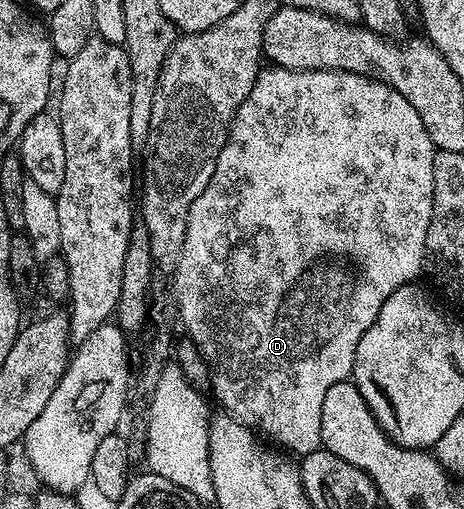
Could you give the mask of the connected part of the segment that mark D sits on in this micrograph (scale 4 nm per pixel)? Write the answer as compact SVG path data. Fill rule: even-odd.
M276 61L272 65L256 67L252 80L250 97L242 101L235 121L224 131L224 140L212 159L210 183L204 183L206 187L200 188L202 194L187 205L182 257L174 276L176 313L182 327L184 323L188 330L187 338L208 364L212 391L224 406L221 408L237 423L255 429L273 444L281 443L285 452L303 457L321 450L322 401L326 401L330 385L338 385L351 376L354 353L358 341L362 341L362 333L374 325L374 317L378 317L382 305L386 305L386 297L390 297L394 289L419 280L420 270L425 270L426 233L434 213L432 194L437 148L426 125L422 125L422 117L418 117L418 109L414 109L402 93L390 91L385 76L377 70L352 70L352 67L340 66L293 67Z

